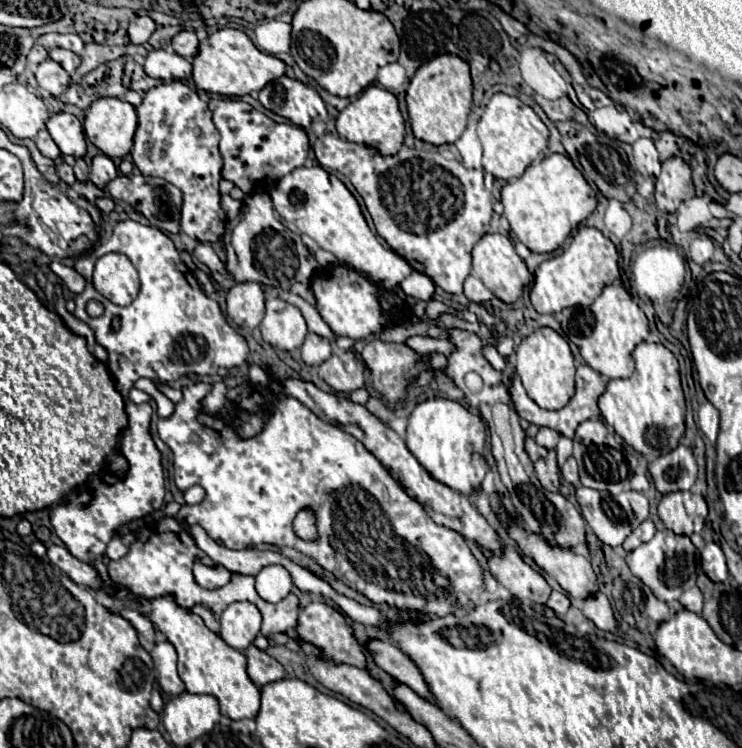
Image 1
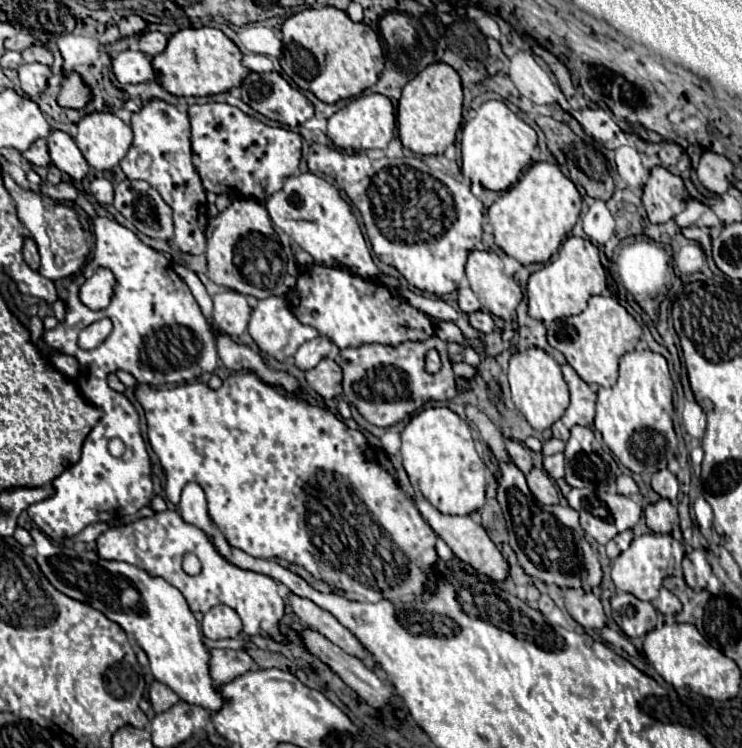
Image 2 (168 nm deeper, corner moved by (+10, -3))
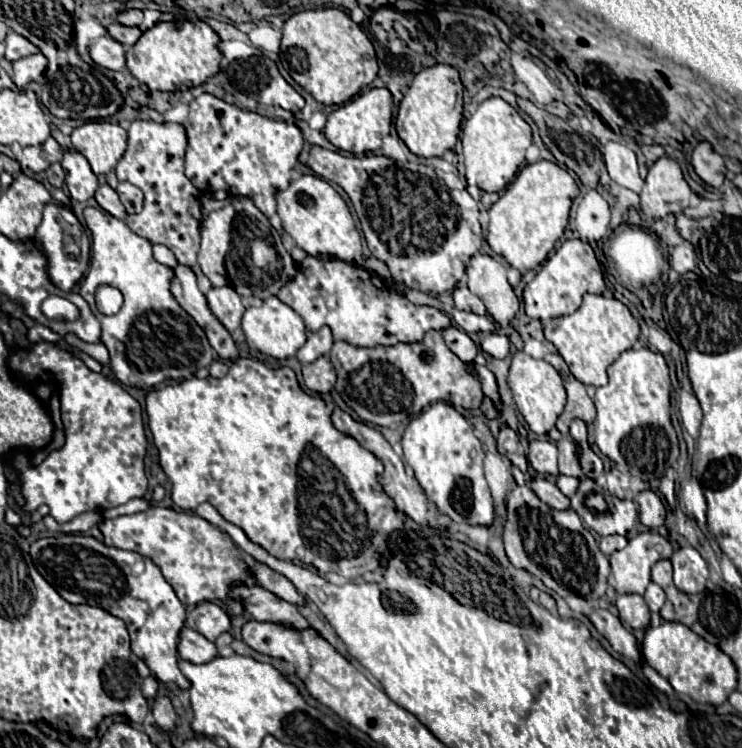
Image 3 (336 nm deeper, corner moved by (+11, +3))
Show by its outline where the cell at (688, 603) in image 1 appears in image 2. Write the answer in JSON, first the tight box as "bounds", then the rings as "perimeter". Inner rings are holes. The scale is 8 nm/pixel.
{"bounds":[654,588,682,616],"perimeter":[[[662,588],[662,592],[658,594],[658,600],[654,600],[654,606],[656,606],[664,616],[674,616],[676,612],[682,610],[680,600],[678,600],[672,592],[668,592],[668,590],[664,590],[664,588]]]}

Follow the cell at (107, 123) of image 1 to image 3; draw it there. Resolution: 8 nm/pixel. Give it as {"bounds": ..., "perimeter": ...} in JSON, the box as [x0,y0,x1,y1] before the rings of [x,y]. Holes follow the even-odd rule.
{"bounds":[71,120,127,174],"perimeter":[[[91,120],[73,130],[71,142],[89,160],[95,174],[107,174],[115,170],[127,148],[127,132],[119,124]]]}

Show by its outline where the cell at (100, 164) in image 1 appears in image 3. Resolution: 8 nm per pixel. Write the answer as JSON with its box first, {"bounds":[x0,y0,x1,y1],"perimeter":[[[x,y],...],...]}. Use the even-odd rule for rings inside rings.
{"bounds":[95,184,127,218],"perimeter":[[[101,184],[99,188],[97,188],[97,192],[95,192],[95,200],[97,200],[97,204],[103,208],[103,210],[107,210],[109,214],[113,214],[115,218],[125,218],[127,214],[125,214],[125,208],[121,206],[121,202],[119,202],[119,196],[117,196],[117,192],[109,186],[109,184]]]}

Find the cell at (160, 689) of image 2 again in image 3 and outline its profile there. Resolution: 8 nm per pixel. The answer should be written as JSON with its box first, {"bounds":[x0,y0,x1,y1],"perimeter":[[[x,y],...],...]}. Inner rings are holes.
{"bounds":[153,696,177,730],"perimeter":[[[157,696],[155,698],[155,704],[153,704],[153,718],[157,722],[157,726],[161,730],[173,730],[175,728],[175,720],[177,720],[177,714],[173,710],[173,704],[167,696]]]}

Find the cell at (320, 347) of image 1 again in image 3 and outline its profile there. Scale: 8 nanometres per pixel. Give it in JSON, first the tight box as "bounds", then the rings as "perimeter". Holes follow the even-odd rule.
{"bounds":[297,326,333,364],"perimeter":[[[323,326],[319,332],[309,332],[307,334],[305,346],[301,346],[299,352],[297,352],[297,360],[301,364],[315,362],[319,356],[325,356],[331,350],[331,346],[333,346],[331,330],[329,330],[329,326]]]}

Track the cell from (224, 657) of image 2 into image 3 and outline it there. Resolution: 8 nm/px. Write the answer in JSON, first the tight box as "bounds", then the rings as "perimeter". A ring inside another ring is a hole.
{"bounds":[179,626,221,664],"perimeter":[[[185,626],[181,630],[179,656],[193,664],[207,664],[207,662],[219,658],[221,654],[219,654],[219,648],[215,646],[215,642],[207,640],[203,634],[197,634],[195,630]]]}

